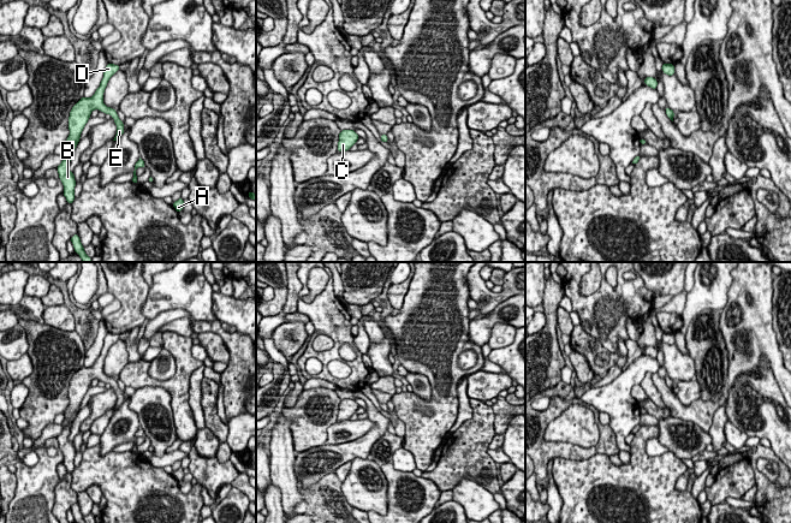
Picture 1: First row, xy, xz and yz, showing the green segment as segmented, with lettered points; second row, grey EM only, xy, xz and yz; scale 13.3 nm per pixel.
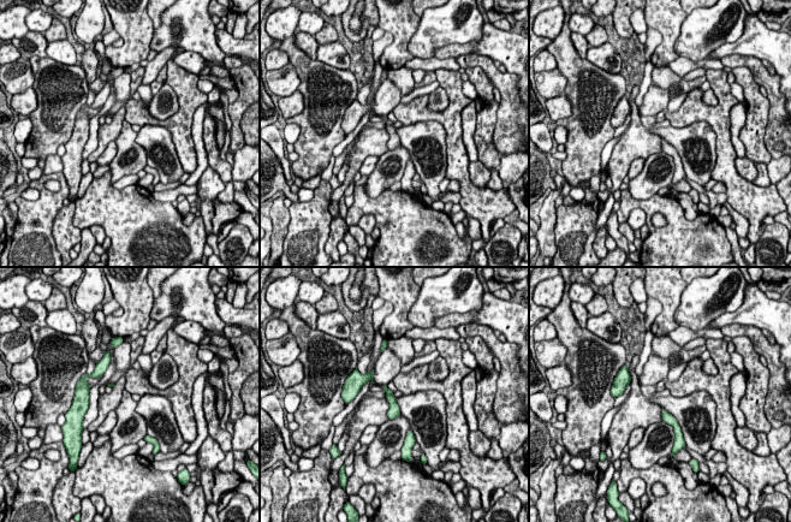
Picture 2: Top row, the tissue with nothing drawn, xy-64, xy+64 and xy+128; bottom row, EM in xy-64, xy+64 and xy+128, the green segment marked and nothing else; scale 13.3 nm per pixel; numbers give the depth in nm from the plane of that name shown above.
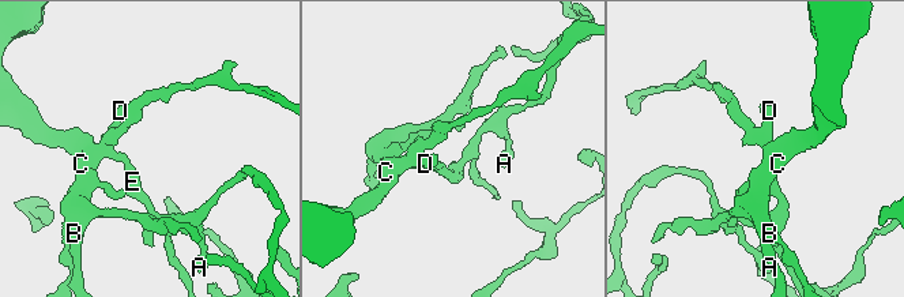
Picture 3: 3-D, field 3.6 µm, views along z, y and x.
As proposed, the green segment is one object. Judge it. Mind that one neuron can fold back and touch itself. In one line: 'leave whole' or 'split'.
leave whole

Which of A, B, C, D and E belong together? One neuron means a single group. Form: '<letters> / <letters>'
A B C D E

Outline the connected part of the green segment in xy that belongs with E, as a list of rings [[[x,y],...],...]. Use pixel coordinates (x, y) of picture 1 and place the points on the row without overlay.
[[[107,333],[103,341],[103,347],[100,352],[100,356],[96,358],[95,363],[91,367],[82,367],[75,375],[72,376],[69,386],[69,399],[70,404],[67,409],[63,412],[64,420],[69,422],[61,430],[61,433],[56,436],[59,442],[59,448],[64,454],[64,465],[66,466],[67,473],[72,474],[75,469],[75,456],[76,450],[73,441],[69,440],[71,426],[79,411],[81,403],[88,392],[90,384],[94,379],[99,379],[105,384],[111,384],[117,394],[117,404],[113,410],[117,410],[125,400],[124,392],[119,388],[117,380],[114,378],[107,376],[103,373],[103,362],[107,356],[109,347],[119,340],[119,334]]]

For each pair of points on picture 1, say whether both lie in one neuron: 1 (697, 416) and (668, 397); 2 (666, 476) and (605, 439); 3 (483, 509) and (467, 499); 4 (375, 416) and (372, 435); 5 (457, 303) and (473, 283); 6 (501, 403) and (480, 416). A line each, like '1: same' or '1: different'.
1: same
2: different
3: same
4: same
5: different
6: different

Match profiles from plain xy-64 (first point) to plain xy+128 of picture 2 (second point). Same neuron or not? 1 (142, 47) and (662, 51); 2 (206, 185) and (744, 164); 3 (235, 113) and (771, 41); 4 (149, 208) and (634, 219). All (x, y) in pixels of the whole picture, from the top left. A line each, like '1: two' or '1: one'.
1: one
2: one
3: two
4: two

